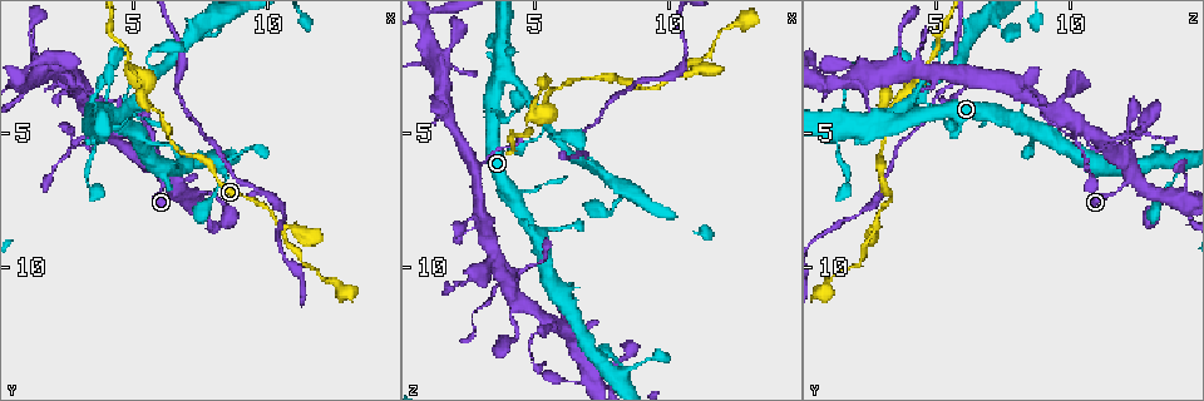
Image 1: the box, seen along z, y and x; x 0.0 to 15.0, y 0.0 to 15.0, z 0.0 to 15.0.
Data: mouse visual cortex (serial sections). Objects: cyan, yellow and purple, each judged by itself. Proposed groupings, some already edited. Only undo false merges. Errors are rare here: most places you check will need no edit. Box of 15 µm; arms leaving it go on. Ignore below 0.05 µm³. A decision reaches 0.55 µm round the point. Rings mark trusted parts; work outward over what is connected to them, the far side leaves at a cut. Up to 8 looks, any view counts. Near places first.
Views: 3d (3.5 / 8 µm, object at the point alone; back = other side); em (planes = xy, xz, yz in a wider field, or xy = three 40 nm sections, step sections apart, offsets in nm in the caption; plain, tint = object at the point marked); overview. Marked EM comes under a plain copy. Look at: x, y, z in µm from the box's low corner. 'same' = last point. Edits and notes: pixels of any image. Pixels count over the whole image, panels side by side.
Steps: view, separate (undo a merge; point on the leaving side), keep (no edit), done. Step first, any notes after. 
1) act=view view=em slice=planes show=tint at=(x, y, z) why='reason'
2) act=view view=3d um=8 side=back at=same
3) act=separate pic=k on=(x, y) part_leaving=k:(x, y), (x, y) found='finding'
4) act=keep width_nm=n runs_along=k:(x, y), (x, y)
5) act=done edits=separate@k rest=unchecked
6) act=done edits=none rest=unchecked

act=view view=3d um=3.5 at=(5.7, 5.9, 12.3) why='arms run side by side'

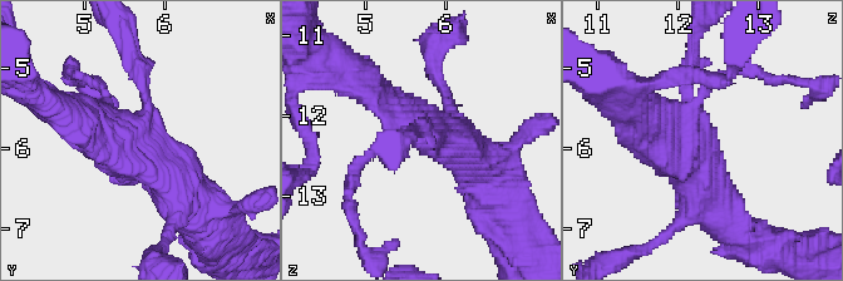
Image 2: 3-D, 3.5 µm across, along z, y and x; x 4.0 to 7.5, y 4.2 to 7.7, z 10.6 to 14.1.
act=view view=em slice=xy step=3 show=tint at=(5.80, 5.90, 12.25) arms=4 arm_widths_nm=200,250,300,400

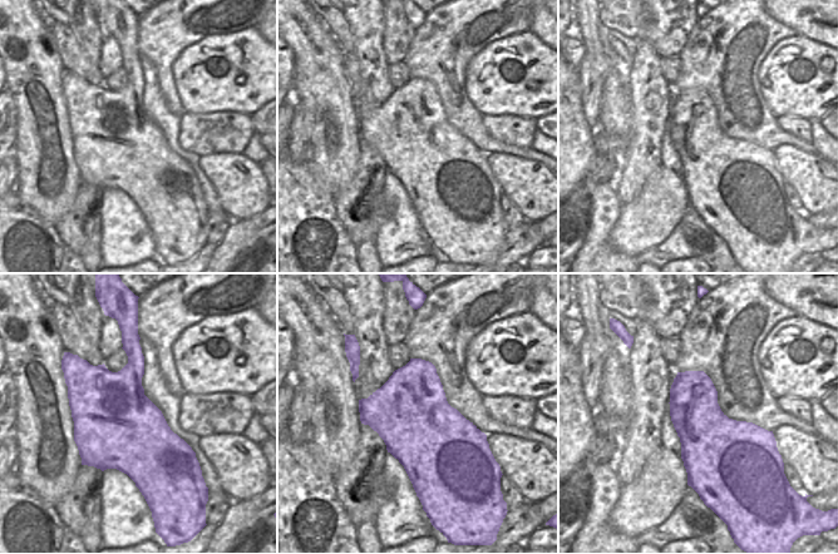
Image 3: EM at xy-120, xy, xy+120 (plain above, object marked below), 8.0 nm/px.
act=keep runs_along=2:(173, 223), (169, 177), (89, 127) found='continuous, no second cell'

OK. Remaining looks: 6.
act=view view=3d um=3.5 at=(3.0, 5.3, 10.2) why='a narrow waist'

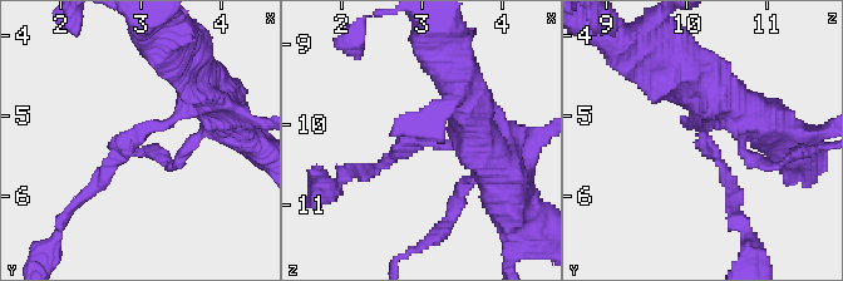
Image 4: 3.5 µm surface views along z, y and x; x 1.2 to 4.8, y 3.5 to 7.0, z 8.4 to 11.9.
act=view view=em slice=xy step=3 show=tint at=(3.00, 5.30, 10.25) arm_widths_nm=150,400 why='shape alone is not enough'

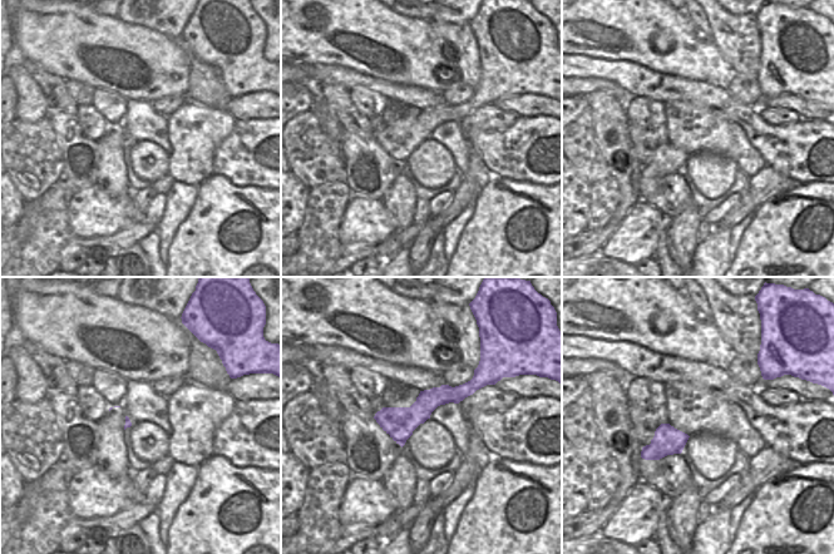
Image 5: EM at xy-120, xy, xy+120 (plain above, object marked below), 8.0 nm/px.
act=keep width_nm=260 runs_along=5:(477, 382), (413, 416), (378, 416) found='all the same cell'

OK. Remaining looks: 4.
act=view view=3d um=3.5 at=(5.5, 3.9, 3.4) why='a fork'

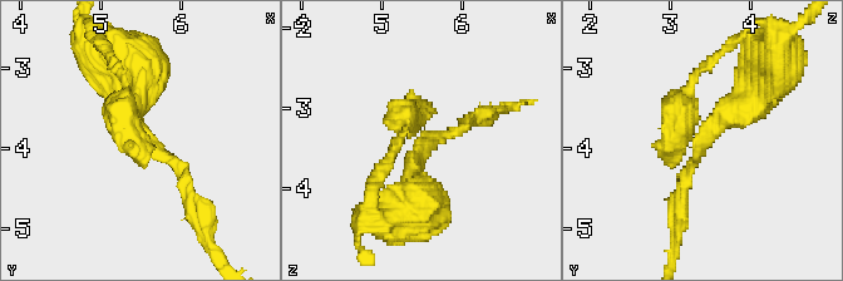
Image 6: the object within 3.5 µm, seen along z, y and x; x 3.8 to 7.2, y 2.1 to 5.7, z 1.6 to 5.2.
act=view view=em slice=xy step=3 show=tint at=(5.60, 3.90, 3.45)

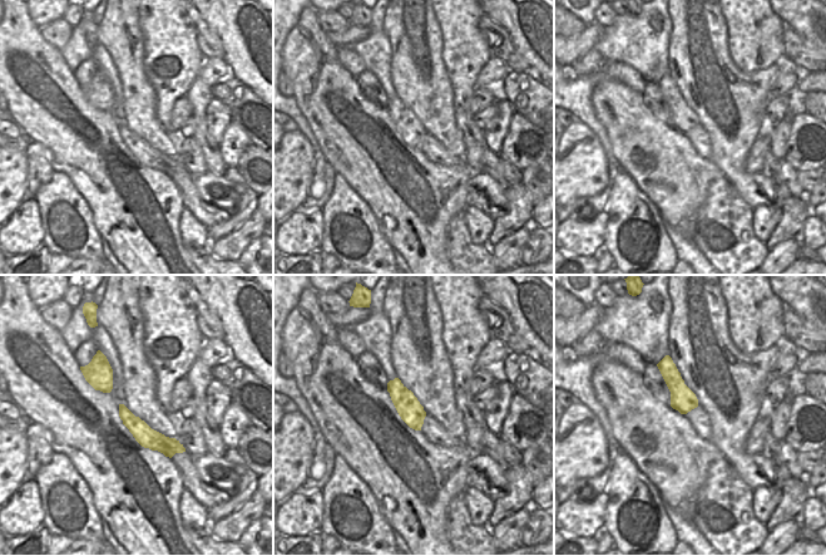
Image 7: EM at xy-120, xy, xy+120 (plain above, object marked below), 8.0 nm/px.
act=keep found='one cell here'

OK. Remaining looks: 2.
act=view view=3d um=3.5 at=(6.3, 5.5, 8.4) why='thick turns thin'

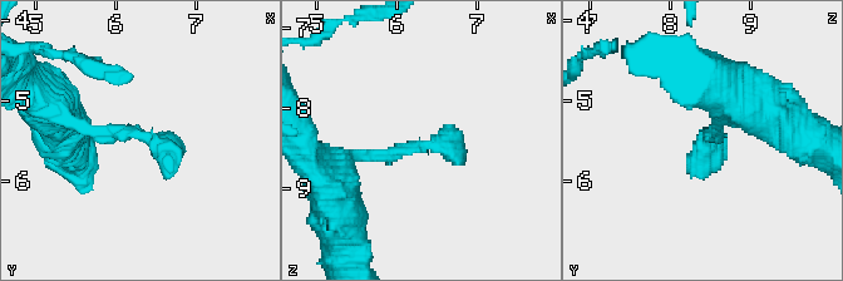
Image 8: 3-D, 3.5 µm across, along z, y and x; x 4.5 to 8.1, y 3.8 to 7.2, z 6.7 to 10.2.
act=view view=em slice=xy step=2 show=tint at=(6.45, 5.45, 8.45)

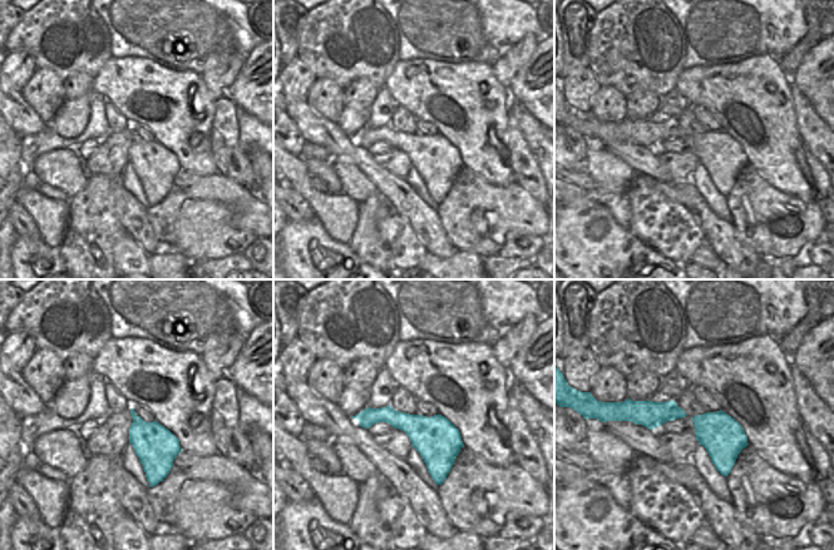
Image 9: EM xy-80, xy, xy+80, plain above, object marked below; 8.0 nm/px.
act=keep width_nm=360 runs_along=8:(68, 121), (148, 136), (164, 178) found='continuous, no second cell'

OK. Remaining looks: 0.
act=done edits=none rest=unchecked

